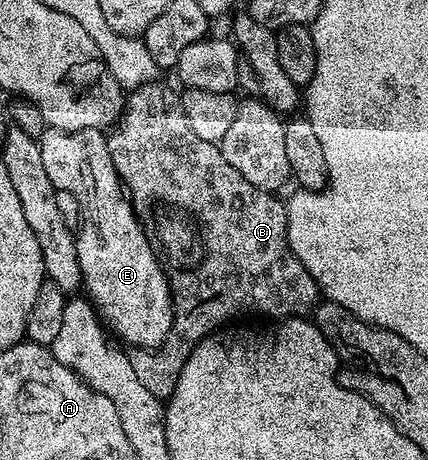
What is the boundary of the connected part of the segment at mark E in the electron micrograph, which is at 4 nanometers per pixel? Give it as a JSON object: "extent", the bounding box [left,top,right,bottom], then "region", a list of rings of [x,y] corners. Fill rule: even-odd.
{"extent":[39,127,173,350],"region":[[[46,127],[45,133],[39,137],[39,143],[41,153],[43,154],[43,166],[47,169],[47,178],[51,178],[53,185],[62,193],[70,192],[70,194],[73,195],[74,202],[77,203],[78,210],[81,211],[81,229],[78,227],[75,232],[77,237],[79,270],[81,271],[84,291],[89,291],[89,293],[87,293],[88,299],[99,313],[100,323],[104,325],[109,332],[110,330],[113,331],[123,343],[129,344],[128,347],[130,349],[147,348],[156,350],[160,348],[162,342],[167,338],[167,334],[171,330],[171,322],[173,321],[173,295],[169,292],[169,280],[165,277],[165,269],[162,261],[159,259],[158,253],[151,243],[150,233],[139,219],[138,213],[135,211],[130,197],[127,195],[126,189],[121,183],[119,174],[111,162],[109,142],[106,133],[100,128],[84,128],[83,130],[75,130],[74,132],[64,132],[58,128]]]}

